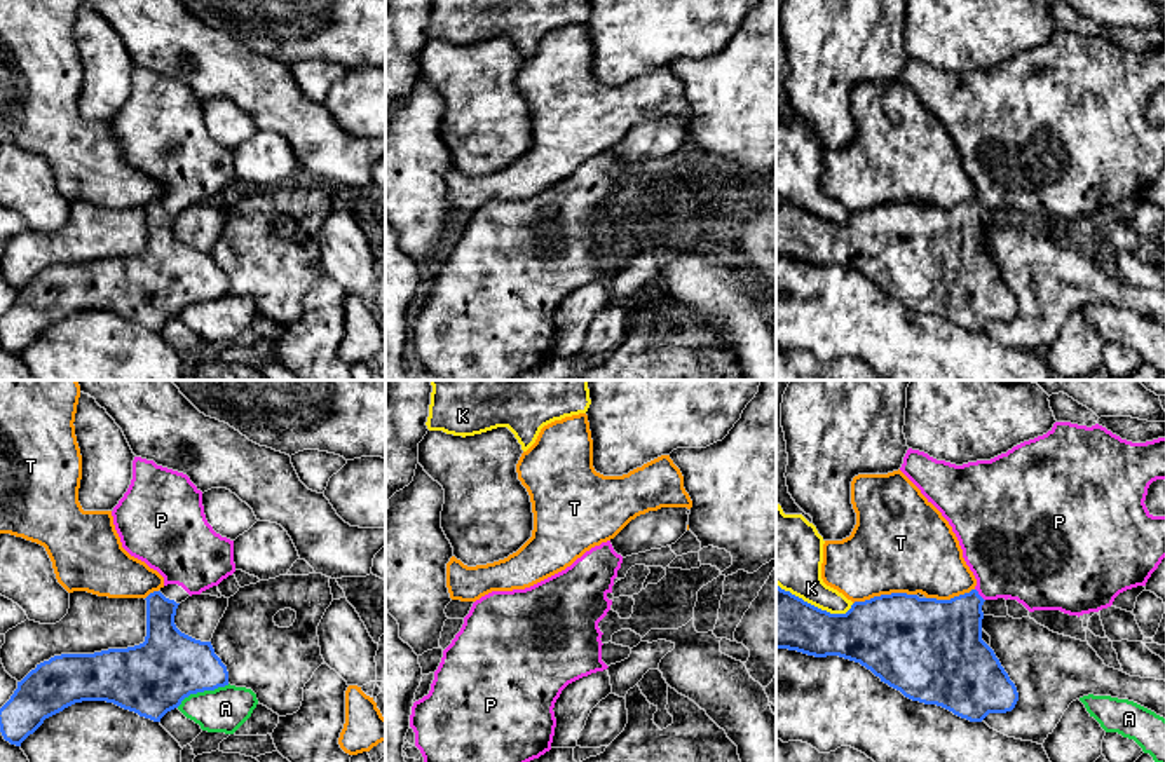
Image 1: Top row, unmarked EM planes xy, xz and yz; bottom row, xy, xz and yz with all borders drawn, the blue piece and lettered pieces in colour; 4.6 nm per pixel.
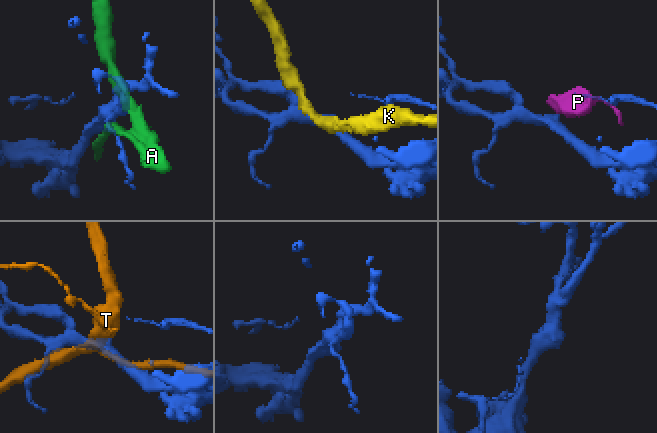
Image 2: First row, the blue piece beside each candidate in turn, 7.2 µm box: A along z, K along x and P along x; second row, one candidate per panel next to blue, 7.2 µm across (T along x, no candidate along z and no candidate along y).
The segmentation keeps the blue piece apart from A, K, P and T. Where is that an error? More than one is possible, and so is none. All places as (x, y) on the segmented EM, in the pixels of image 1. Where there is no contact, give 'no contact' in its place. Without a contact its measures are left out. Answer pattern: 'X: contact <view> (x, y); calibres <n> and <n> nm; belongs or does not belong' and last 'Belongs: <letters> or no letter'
A: contact xy (203, 691); calibres 340 and 200 nm; does not belong
K: contact yz (813, 605); calibres 280 and 280 nm; does not belong
P: contact yz (979, 595); calibres 360 and 420 nm; belongs
T: contact yz (885, 595); calibres 420 and 440 nm; does not belong
Belongs: P

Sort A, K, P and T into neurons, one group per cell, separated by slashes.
A / K / P / T

